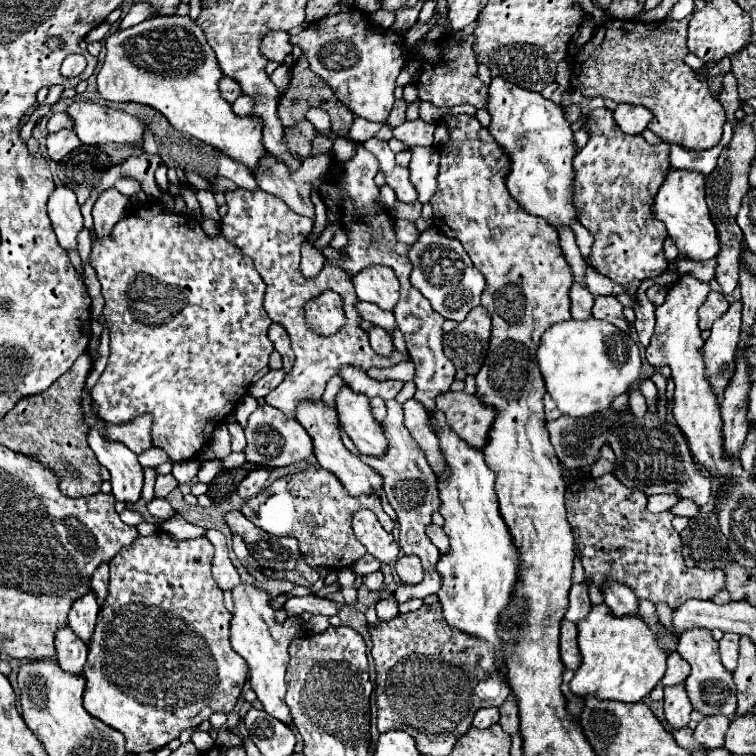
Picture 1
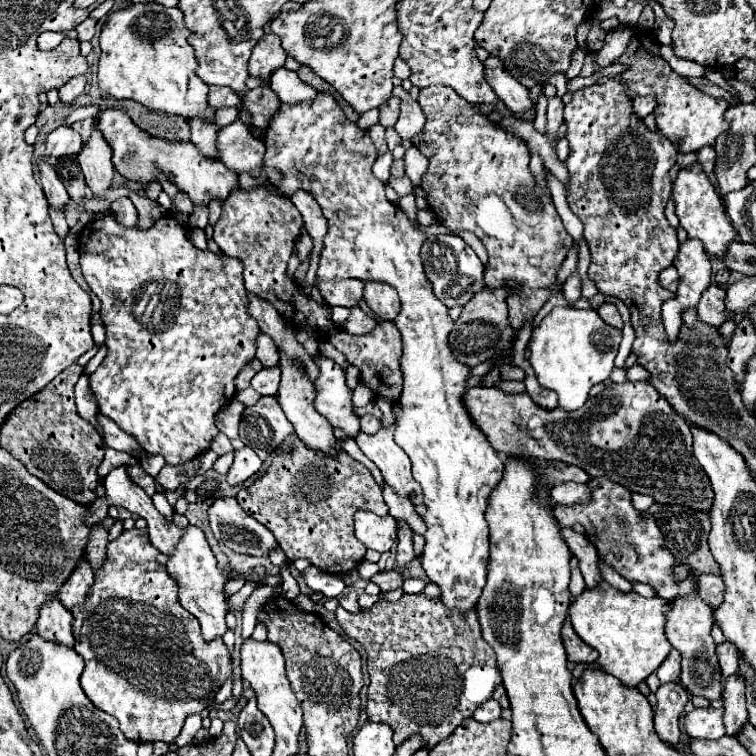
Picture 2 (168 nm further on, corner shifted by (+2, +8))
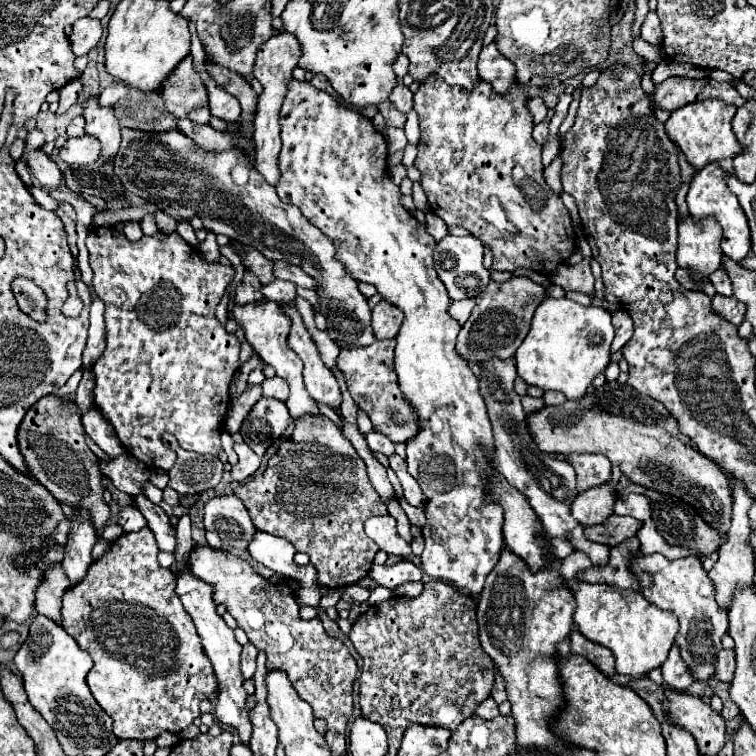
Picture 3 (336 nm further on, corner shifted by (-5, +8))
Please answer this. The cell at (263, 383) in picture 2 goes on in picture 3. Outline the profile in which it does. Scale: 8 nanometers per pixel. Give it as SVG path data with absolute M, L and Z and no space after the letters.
M274 376L274 378L270 378L270 380L264 380L264 382L262 382L262 392L264 392L264 396L276 398L276 400L280 400L280 402L286 402L286 400L288 400L286 382L284 382L282 378L278 378L278 376Z

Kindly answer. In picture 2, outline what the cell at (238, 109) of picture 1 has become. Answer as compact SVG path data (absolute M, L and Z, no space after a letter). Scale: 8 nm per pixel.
M223 108L223 110L217 110L217 122L215 124L219 124L219 128L223 128L237 118L239 118L239 108Z

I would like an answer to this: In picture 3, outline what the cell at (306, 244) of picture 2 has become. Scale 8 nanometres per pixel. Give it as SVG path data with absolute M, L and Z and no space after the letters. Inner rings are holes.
M124 128L120 150L114 156L114 172L128 192L156 204L176 222L190 222L194 216L200 216L204 228L212 234L226 234L230 240L252 246L270 260L282 256L284 260L298 264L316 280L316 310L326 318L326 332L330 338L340 348L362 348L374 342L368 300L360 294L358 280L354 280L346 272L346 266L336 260L332 240L310 224L298 208L284 204L274 186L266 184L238 148L206 152L178 130L138 132ZM236 164L246 164L250 170L250 180L244 186L232 182L232 168Z

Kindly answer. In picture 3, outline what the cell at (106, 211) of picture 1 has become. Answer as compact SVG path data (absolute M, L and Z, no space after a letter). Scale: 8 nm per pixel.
M88 96L82 106L84 106L82 116L86 120L84 128L86 134L96 136L102 144L102 160L98 160L98 164L110 162L116 156L120 144L120 126L114 116L114 110L102 108L98 104L98 96Z

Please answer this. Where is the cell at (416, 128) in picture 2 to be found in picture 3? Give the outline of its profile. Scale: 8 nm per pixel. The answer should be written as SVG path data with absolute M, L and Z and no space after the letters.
M398 84L392 92L390 92L390 102L402 110L402 112L410 112L412 106L414 106L414 100L412 100L412 92L404 86L404 84Z

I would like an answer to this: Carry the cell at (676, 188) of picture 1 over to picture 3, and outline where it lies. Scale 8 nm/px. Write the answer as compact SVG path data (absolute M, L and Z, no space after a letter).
M710 162L708 166L704 166L702 170L698 170L692 178L692 184L690 184L690 192L686 196L686 202L688 202L688 210L690 214L696 218L696 220L702 220L706 216L714 216L720 226L722 226L722 240L720 240L720 246L722 246L722 252L724 256L740 262L746 258L746 254L750 252L750 230L748 230L748 220L746 220L746 214L744 210L740 208L738 204L738 198L736 194L730 192L728 184L726 184L726 174L724 170L720 168L718 162Z

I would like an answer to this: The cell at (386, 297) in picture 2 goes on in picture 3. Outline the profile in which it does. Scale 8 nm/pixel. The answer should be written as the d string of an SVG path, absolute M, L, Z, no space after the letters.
M380 302L378 306L372 308L372 328L374 328L374 338L376 340L386 340L394 338L398 334L398 328L404 320L402 310L394 308L390 302Z

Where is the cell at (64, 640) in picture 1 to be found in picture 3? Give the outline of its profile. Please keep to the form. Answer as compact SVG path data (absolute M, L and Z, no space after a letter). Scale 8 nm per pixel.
M52 564L42 574L42 584L36 590L36 612L62 624L60 608L62 608L62 596L68 588L70 588L70 580L62 564Z

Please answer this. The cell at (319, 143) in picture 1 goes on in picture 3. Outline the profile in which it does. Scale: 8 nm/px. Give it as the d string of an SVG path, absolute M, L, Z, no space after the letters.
M290 80L280 108L280 130L282 150L278 164L282 178L276 186L278 196L286 204L298 206L316 228L334 240L338 260L346 264L348 272L356 280L376 286L378 294L386 302L404 312L404 322L396 334L394 370L402 392L412 402L422 424L420 434L406 444L408 472L416 478L426 496L426 524L422 526L426 546L420 556L422 570L432 578L454 582L466 594L480 594L484 580L496 566L504 546L502 508L498 504L484 502L488 488L482 474L490 476L494 472L494 466L486 460L492 428L486 416L484 400L478 392L478 378L470 370L468 362L454 350L460 324L456 324L456 320L448 314L450 298L434 270L432 250L436 240L426 232L424 224L402 208L400 190L388 176L386 140L360 112L348 108L348 104L332 98L330 94L316 90L306 80Z

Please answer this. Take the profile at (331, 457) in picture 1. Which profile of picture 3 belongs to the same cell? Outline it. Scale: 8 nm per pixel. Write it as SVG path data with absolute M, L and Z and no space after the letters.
M262 300L258 302L250 302L244 306L234 304L228 310L228 318L236 320L238 326L244 330L244 338L246 342L252 346L252 350L260 356L260 360L268 366L272 366L276 370L276 376L284 378L290 386L290 398L286 402L288 412L292 418L298 418L302 414L318 414L316 402L308 396L304 384L302 384L302 360L298 360L298 356L294 356L294 352L290 352L290 348L286 348L286 332L290 328L290 320L286 320L284 312L280 312L280 306L272 300Z

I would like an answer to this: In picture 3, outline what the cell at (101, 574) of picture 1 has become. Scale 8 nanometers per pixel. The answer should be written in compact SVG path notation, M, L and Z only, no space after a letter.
M46 396L26 412L26 420L22 420L22 428L18 430L18 442L22 448L22 456L32 472L32 476L54 494L56 500L68 502L72 506L86 508L94 520L98 532L104 528L110 518L110 508L102 498L102 472L98 470L98 458L88 448L82 422L78 416L76 404L62 404L56 396Z

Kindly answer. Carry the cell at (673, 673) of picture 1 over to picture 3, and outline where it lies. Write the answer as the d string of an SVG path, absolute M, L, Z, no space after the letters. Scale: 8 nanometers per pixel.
M674 644L666 662L662 664L662 676L664 676L664 684L668 688L674 688L674 690L686 690L692 682L694 682L694 676L692 672L688 670L688 666L684 664L682 656L680 656L680 650L678 646Z

